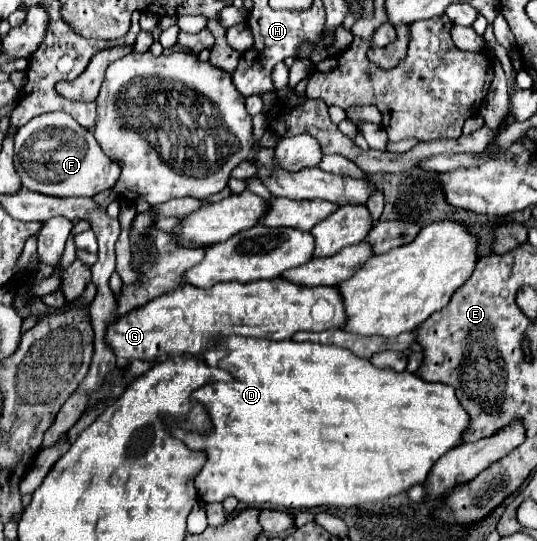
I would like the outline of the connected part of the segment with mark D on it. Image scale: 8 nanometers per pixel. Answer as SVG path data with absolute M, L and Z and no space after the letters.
M228 337L228 339L222 339L222 343L218 343L218 347L210 349L204 355L204 361L210 363L212 367L222 367L234 375L234 381L230 381L230 383L204 385L200 389L196 389L192 395L208 409L214 429L208 435L184 433L184 431L178 431L178 427L172 429L172 433L178 439L182 439L188 447L208 453L206 465L196 475L196 489L200 495L204 495L204 499L202 499L204 503L214 503L214 501L222 503L226 497L236 497L238 501L248 503L252 507L268 505L268 507L276 507L276 509L312 509L312 507L320 507L320 505L358 507L364 503L382 501L382 499L388 499L388 497L394 497L398 493L408 491L412 485L424 483L430 469L434 467L434 463L448 449L454 449L464 443L464 433L470 427L470 417L466 415L466 409L458 403L454 387L444 385L444 383L428 383L410 371L394 373L390 369L378 369L368 359L362 359L362 357L354 355L352 351L346 351L346 349L334 347L334 345L318 345L318 343L310 343L310 341L298 343L292 339L270 341L270 339L252 339L252 337Z

